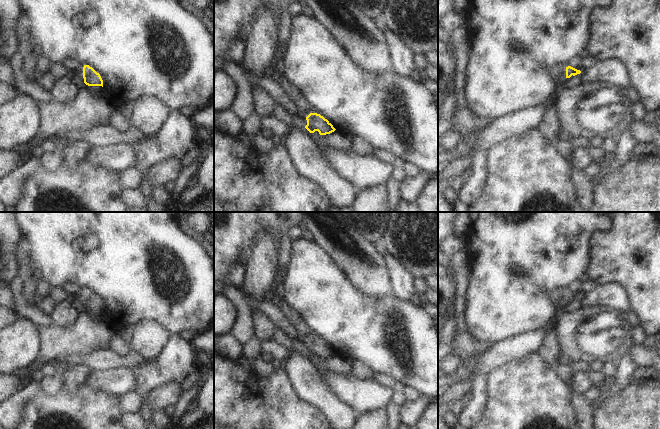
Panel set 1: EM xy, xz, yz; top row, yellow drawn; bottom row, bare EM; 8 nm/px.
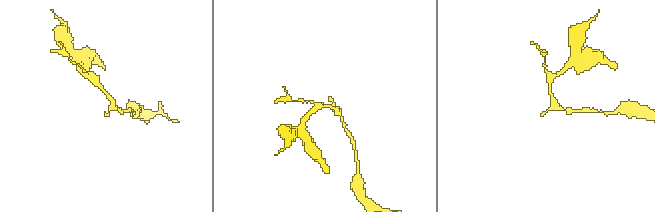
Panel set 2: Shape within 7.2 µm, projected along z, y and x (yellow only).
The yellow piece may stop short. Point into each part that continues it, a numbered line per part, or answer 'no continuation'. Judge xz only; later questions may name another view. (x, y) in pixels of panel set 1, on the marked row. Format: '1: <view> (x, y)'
1: xz (304, 108).

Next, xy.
1: xy (78, 72).

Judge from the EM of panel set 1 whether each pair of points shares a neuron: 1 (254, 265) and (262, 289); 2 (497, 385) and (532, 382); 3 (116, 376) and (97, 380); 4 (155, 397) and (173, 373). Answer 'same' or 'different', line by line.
1: same
2: same
3: same
4: different

